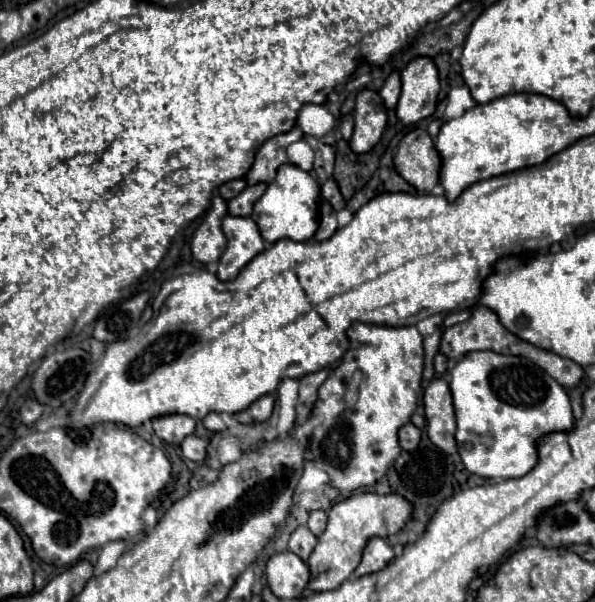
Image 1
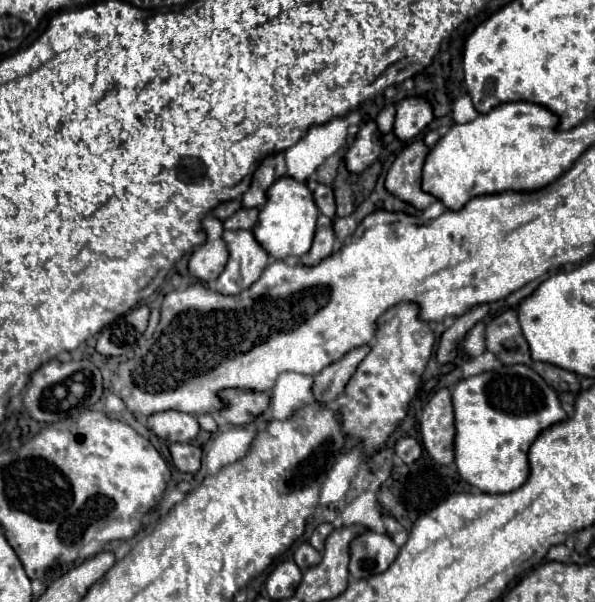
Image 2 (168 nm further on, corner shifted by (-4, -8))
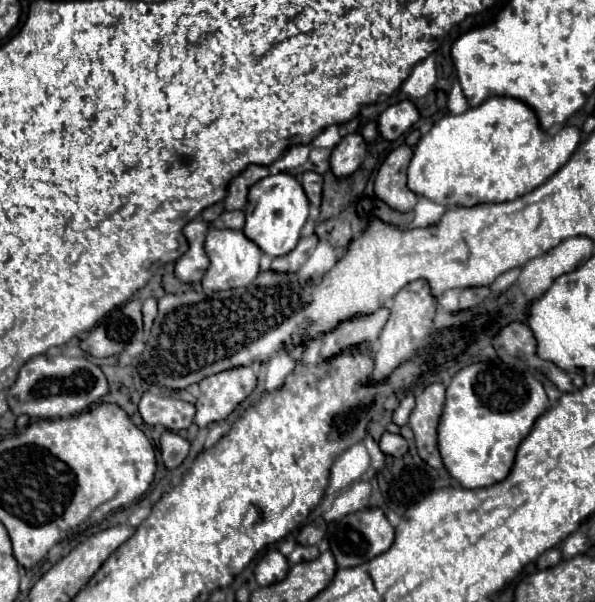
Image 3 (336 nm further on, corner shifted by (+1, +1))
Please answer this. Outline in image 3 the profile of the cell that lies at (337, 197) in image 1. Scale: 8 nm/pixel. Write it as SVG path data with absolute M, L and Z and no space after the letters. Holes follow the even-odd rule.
M304 172L302 186L304 186L304 192L306 192L310 204L320 206L320 200L322 200L322 176L316 174L316 172Z

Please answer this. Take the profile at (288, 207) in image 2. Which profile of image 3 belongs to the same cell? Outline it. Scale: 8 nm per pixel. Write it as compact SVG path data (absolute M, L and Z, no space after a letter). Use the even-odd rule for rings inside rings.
M280 172L274 176L270 174L262 178L258 184L254 184L254 188L250 188L246 208L254 208L254 212L246 214L244 234L250 240L254 240L262 252L270 256L284 256L300 240L300 230L308 218L308 206L310 204L306 200L306 194L302 192L300 182L292 174L288 172Z

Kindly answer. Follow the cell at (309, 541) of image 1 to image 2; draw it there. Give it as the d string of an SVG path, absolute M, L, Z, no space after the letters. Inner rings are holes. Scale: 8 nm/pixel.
M303 543L303 545L295 551L293 559L295 559L295 563L297 563L297 567L299 567L301 571L307 571L309 567L321 563L321 553L315 551L309 543Z

